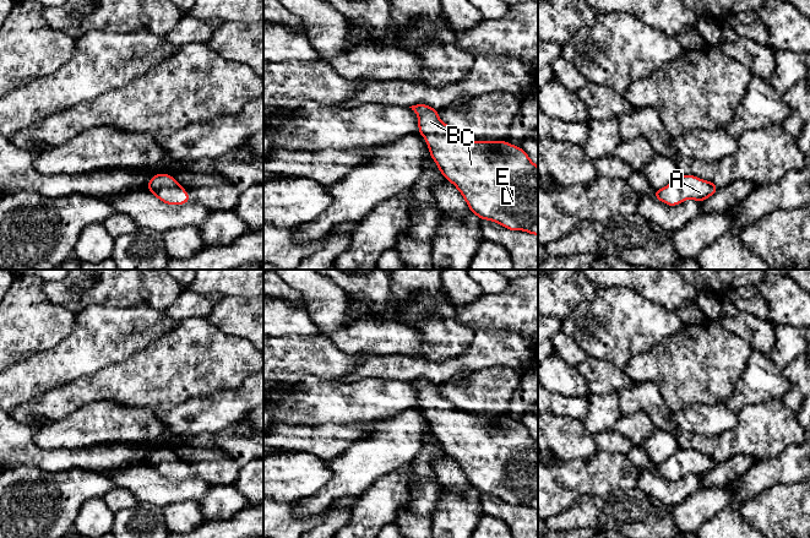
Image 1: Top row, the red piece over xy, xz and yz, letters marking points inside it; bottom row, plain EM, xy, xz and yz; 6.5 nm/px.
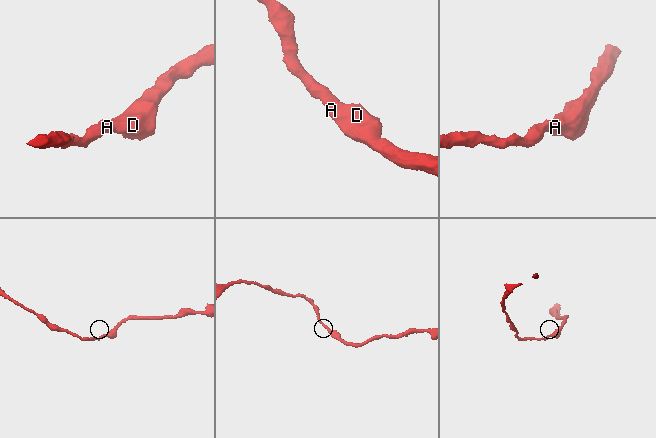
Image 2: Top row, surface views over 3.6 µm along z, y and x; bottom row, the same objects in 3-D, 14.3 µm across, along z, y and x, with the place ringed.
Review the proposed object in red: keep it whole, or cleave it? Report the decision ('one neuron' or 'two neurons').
one neuron

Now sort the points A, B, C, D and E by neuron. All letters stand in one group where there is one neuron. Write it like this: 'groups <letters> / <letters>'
groups A B C D E

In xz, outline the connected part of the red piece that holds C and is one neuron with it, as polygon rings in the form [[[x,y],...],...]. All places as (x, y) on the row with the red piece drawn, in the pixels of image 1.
[[[425,104],[409,107],[418,115],[422,135],[445,179],[462,194],[472,213],[510,230],[538,235],[538,167],[528,154],[506,141],[472,141],[457,136],[441,121],[437,110]]]

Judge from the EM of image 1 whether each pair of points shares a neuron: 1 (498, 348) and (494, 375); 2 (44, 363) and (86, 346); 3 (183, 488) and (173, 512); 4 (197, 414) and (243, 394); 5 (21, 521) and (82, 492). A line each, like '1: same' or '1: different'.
1: different
2: same
3: different
4: same
5: same

